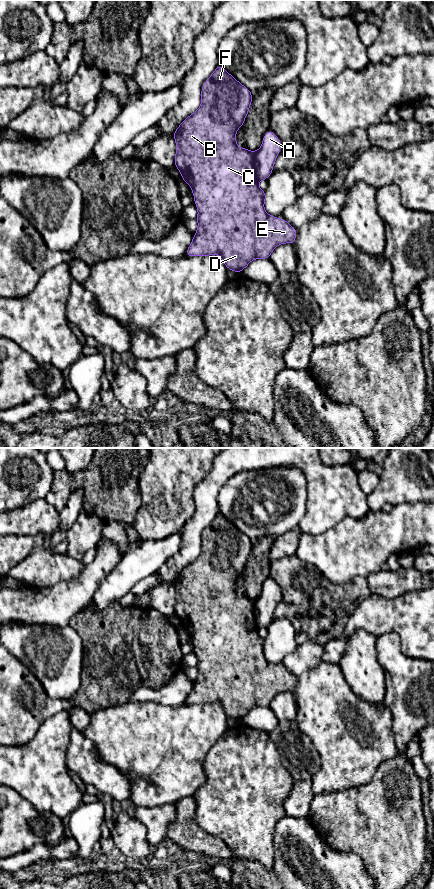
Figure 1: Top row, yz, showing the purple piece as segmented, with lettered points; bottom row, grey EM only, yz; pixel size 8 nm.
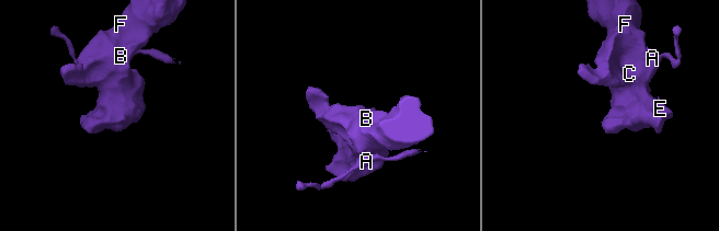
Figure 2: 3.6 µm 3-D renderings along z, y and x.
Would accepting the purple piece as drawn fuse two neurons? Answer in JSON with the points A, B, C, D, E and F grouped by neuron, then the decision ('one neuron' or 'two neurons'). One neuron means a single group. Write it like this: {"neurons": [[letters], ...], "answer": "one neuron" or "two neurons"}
{"neurons": [["A"], ["B", "C", "D", "E", "F"]], "answer": "two neurons"}

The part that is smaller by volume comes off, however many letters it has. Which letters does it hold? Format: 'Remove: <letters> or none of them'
Remove: A

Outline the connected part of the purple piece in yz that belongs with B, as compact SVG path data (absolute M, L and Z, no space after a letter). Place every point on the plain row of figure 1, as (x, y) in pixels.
M218 512L202 534L199 557L189 563L173 581L176 591L175 614L181 620L181 626L191 635L198 658L198 676L186 703L219 703L226 716L236 721L241 721L254 707L269 707L280 692L294 693L297 683L297 677L285 667L271 664L265 659L266 640L260 637L254 619L255 600L236 591L237 578L244 572L252 547L250 538Z

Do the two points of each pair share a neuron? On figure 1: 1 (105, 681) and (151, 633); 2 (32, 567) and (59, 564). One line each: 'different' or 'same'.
1: same
2: same

